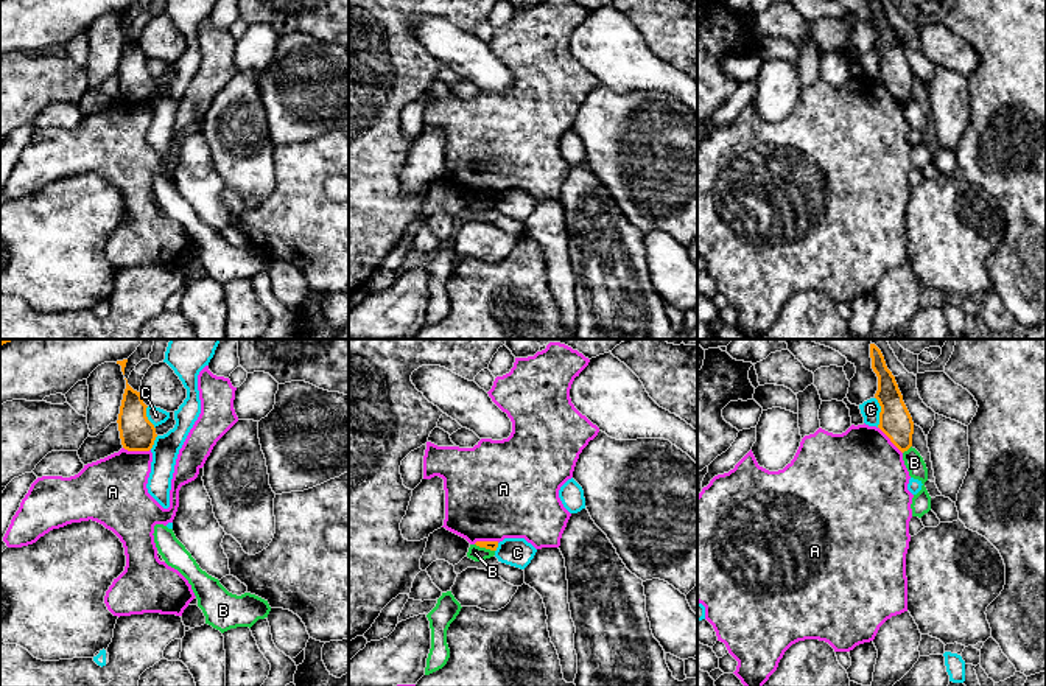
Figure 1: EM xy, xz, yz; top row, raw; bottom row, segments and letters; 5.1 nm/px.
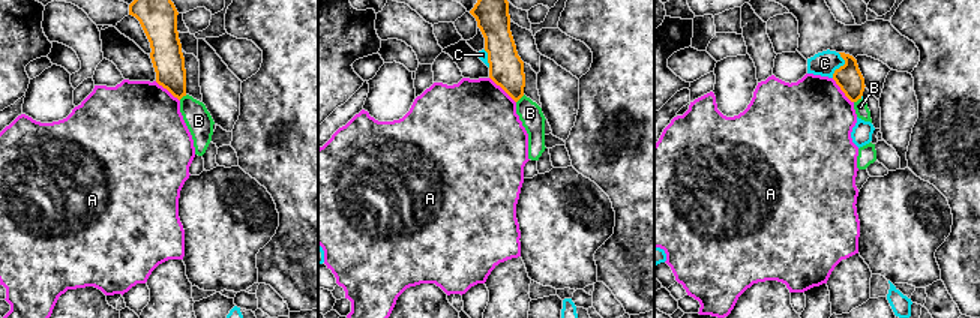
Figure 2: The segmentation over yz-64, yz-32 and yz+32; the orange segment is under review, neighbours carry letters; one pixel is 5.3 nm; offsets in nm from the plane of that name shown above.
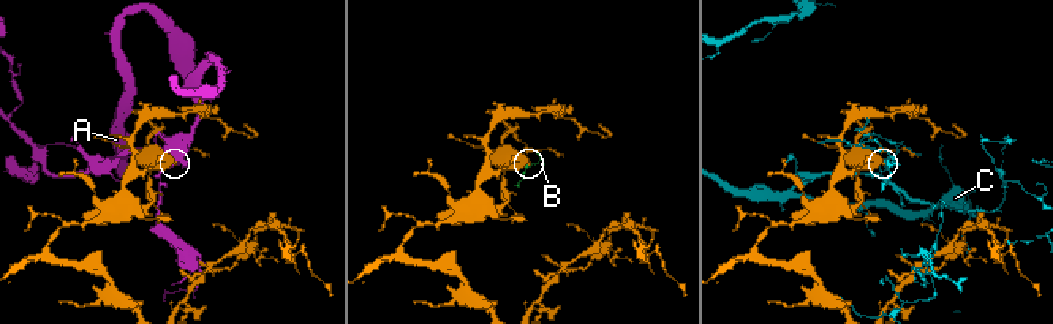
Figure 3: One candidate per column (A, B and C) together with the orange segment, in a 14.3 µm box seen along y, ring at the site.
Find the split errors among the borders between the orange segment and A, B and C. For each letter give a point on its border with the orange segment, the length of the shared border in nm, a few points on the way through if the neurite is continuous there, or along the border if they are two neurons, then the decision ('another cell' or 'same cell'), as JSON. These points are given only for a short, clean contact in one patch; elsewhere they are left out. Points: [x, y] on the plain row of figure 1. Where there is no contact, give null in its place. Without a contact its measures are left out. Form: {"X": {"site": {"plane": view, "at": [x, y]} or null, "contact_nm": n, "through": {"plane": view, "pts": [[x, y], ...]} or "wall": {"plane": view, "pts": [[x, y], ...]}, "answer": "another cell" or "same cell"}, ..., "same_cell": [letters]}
{"A": {"site": {"plane": "xy", "at": [137, 101]}, "contact_nm": 140, "answer": "another cell"}, "B": {"site": {"plane": "xz", "at": [484, 198]}, "contact_nm": 110, "wall": {"plane": "xz", "pts": [[475, 195], [494, 202]]}, "answer": "another cell"}, "C": {"site": {"plane": "yz", "at": [880, 64]}, "contact_nm": 160, "answer": "another cell"}, "same_cell": []}

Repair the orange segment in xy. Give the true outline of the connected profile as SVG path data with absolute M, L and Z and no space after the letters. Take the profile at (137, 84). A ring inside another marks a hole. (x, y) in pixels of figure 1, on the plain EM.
M126 31L117 75L121 96L128 103L149 103L154 96L157 86L146 68L146 59L140 44L134 42Z

